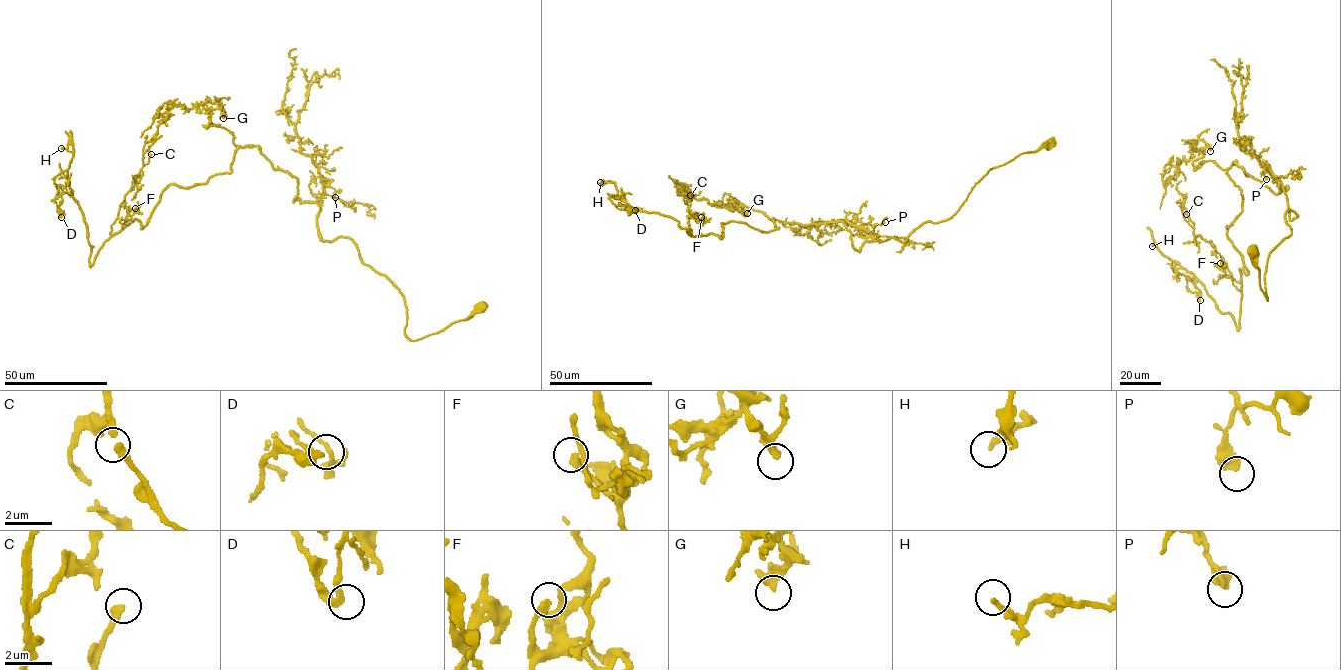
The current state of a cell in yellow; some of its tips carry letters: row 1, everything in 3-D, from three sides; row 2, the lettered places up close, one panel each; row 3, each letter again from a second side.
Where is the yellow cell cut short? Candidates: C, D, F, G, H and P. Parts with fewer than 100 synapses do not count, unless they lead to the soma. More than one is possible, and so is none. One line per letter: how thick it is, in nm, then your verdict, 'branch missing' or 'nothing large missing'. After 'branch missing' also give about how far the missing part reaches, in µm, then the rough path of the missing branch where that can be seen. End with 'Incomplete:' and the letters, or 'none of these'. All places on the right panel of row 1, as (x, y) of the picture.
C: 200 nm | nothing large missing
D: 280 nm | nothing large missing
F: 320 nm | nothing large missing
G: 200 nm | nothing large missing
H: 200 nm | nothing large missing
P: 440 nm | nothing large missing
Incomplete: none of these

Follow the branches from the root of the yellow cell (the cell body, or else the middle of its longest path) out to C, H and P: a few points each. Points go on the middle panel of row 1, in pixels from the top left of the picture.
C: (1051, 143), (989, 170), (951, 217), (859, 251), (840, 221), (693, 236), (690, 195)
H: (1051, 143), (989, 170), (951, 217), (859, 251), (840, 221), (690, 235), (600, 182)
P: (1051, 143), (992, 167), (951, 217), (924, 223), (904, 242), (893, 237), (875, 241), (875, 225), (885, 222)

